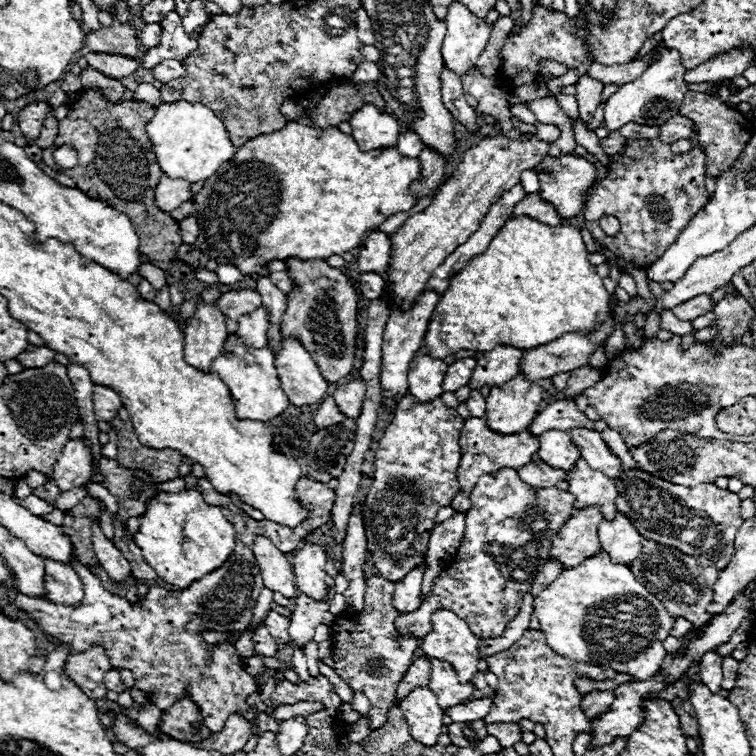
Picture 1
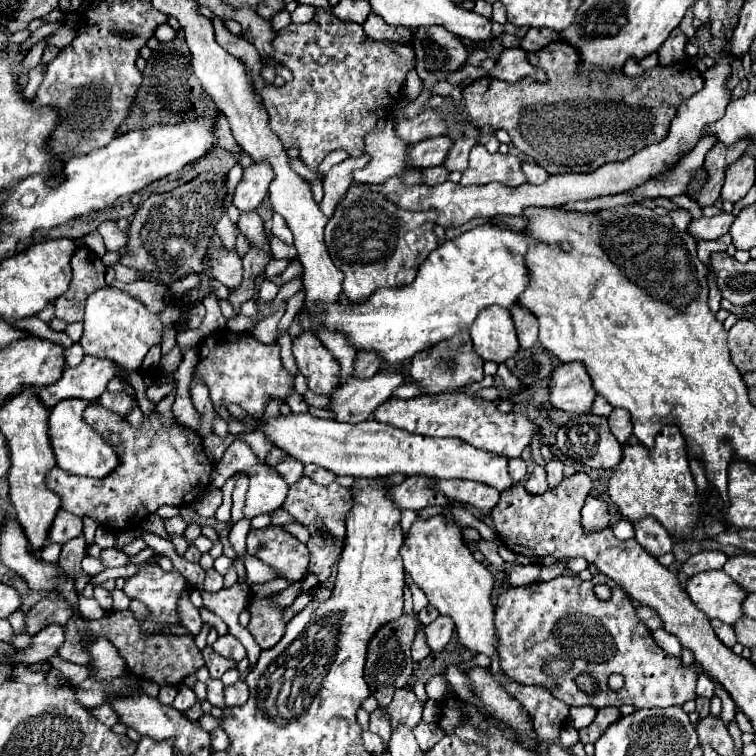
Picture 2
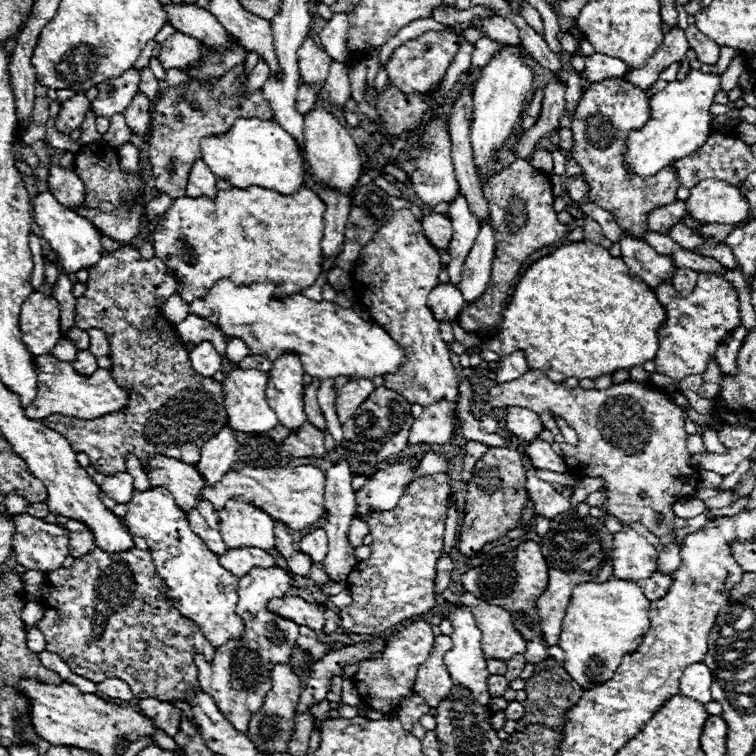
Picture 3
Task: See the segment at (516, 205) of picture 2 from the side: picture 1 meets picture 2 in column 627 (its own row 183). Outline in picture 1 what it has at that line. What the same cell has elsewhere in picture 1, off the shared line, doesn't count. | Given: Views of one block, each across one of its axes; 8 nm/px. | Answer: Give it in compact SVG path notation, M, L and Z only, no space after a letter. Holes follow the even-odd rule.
M166 174L160 178L158 190L156 190L156 206L164 212L170 212L178 206L182 206L184 202L192 200L192 190L190 190L190 182L186 180L174 180L168 178Z

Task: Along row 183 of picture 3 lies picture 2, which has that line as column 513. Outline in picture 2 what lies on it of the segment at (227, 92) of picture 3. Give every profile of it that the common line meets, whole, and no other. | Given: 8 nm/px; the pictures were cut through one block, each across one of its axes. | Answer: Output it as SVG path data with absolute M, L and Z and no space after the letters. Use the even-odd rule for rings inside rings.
M476 144L470 152L470 166L464 170L460 184L490 184L500 182L504 186L526 184L526 174L522 172L522 160L514 154L490 154L482 144Z

